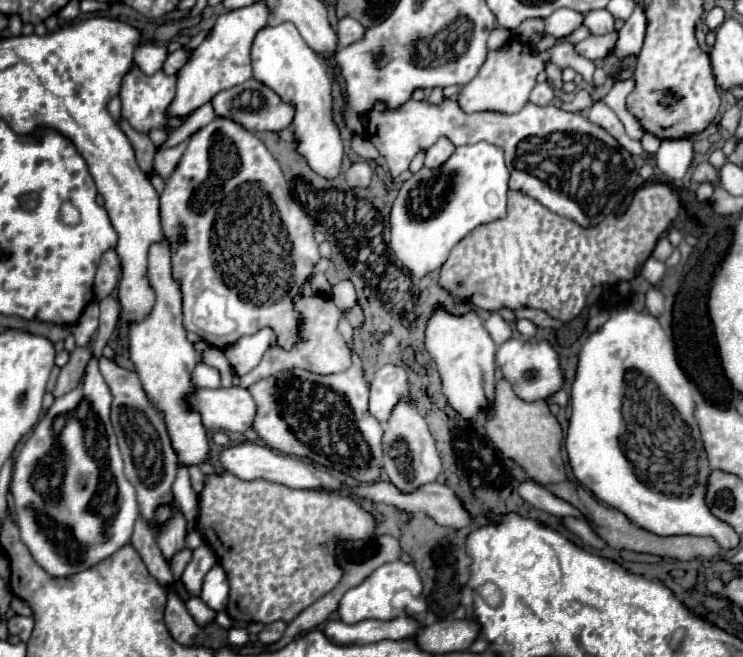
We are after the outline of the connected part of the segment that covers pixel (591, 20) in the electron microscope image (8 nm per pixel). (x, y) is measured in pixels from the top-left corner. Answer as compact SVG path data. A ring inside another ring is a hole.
M606 9L590 11L584 15L584 25L593 35L606 35L606 33L614 31L614 17Z

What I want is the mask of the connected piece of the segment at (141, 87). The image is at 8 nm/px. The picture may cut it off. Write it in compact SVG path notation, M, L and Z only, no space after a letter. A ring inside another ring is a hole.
M132 65L132 69L122 77L122 87L120 87L122 117L138 133L150 133L150 129L172 131L186 121L186 117L168 115L168 105L172 103L174 93L176 93L176 75L166 75L164 71L158 71L154 75L144 75L136 65Z

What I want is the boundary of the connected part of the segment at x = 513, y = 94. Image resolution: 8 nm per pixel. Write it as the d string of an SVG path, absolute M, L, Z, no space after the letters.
M514 35L502 49L488 51L488 57L486 57L482 69L470 83L460 87L456 101L464 113L474 113L474 111L518 113L528 103L528 95L530 95L532 87L536 85L536 77L538 77L538 73L542 73L546 69L548 63L558 65L560 71L566 67L572 67L576 73L580 73L584 77L584 81L592 83L594 63L576 53L576 43L568 41L566 37L560 37L560 39L556 39L556 43L550 49L538 53L532 49L532 45L522 43Z

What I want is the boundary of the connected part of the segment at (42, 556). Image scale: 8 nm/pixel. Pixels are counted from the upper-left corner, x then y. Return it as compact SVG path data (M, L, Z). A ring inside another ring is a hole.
M92 357L80 385L74 391L54 399L52 407L22 443L14 461L10 491L14 495L20 539L32 553L34 561L38 561L38 565L42 565L54 577L68 577L88 569L130 543L134 521L140 515L136 493L130 481L124 477L122 455L110 425L110 403L112 393L98 371L98 361Z

